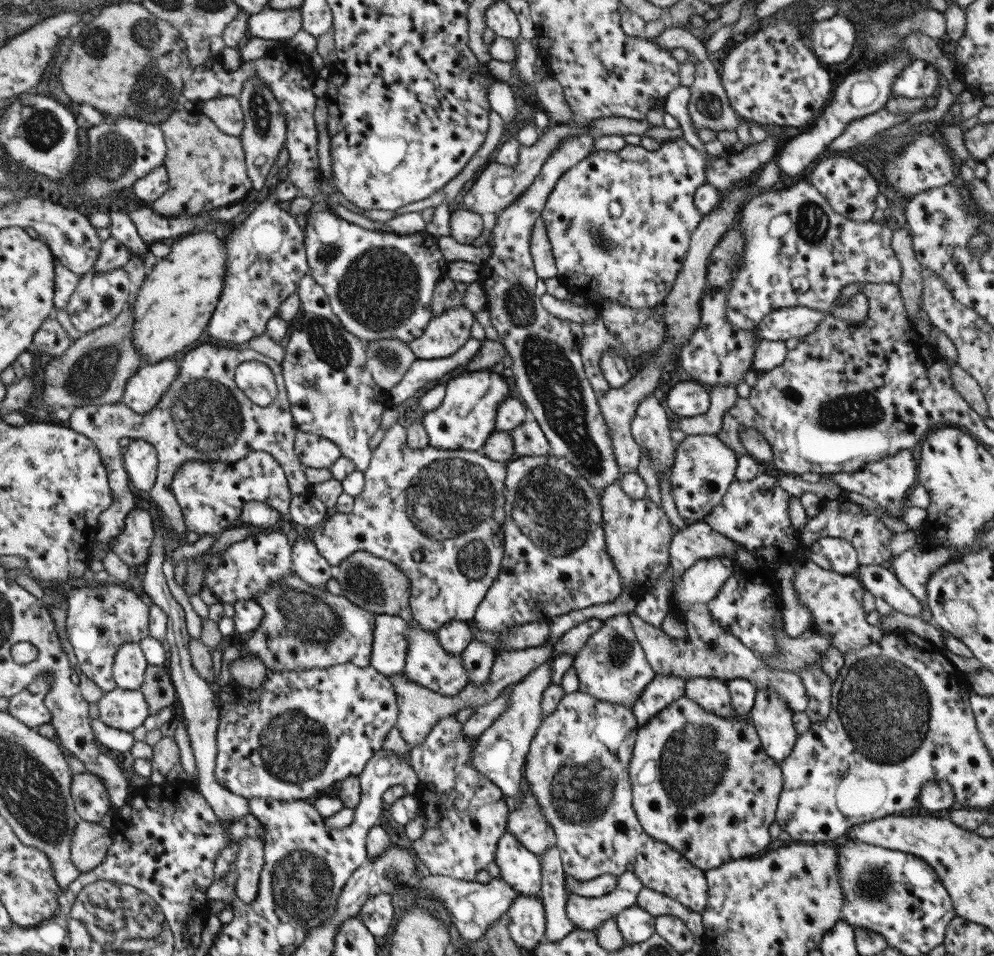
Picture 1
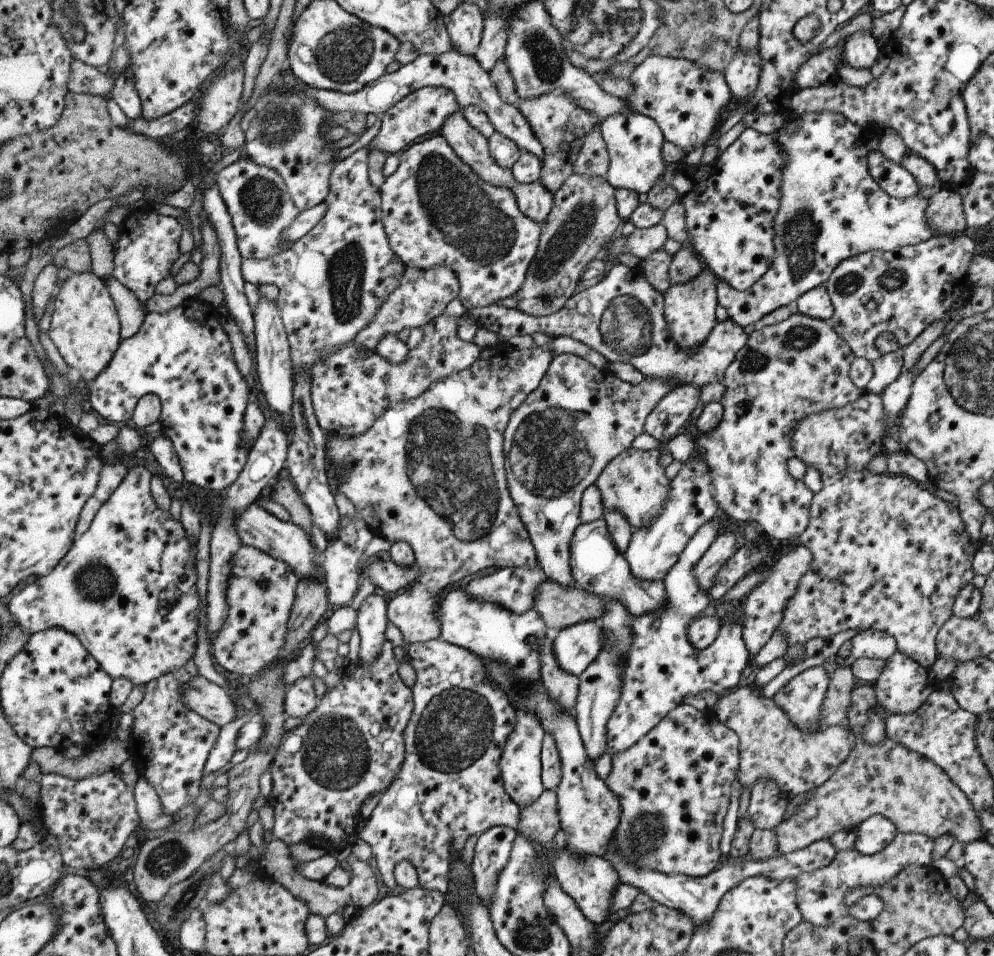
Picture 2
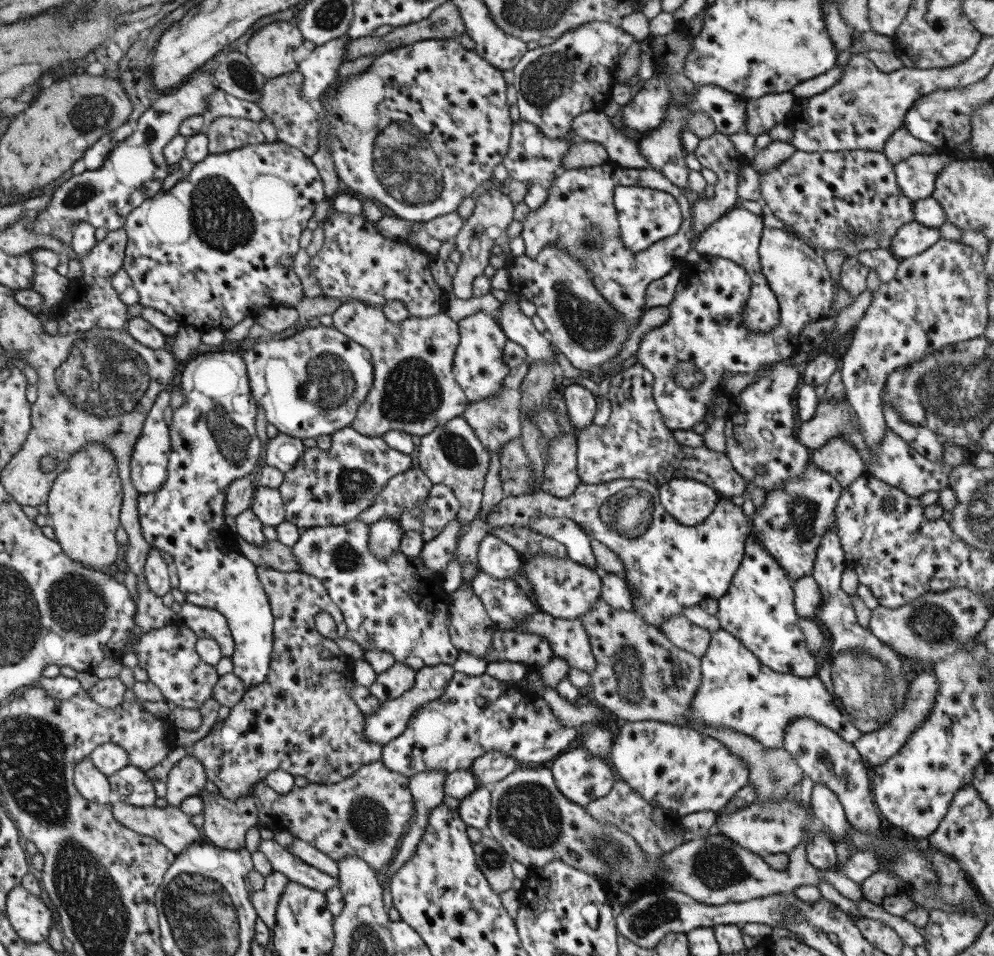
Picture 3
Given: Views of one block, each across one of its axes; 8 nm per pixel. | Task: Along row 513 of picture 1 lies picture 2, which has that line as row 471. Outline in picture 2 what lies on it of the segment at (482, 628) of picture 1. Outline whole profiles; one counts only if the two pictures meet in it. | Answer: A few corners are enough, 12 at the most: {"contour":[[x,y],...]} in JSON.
{"contour":[[552,358],[502,433],[506,486],[548,580],[583,490],[677,384]]}

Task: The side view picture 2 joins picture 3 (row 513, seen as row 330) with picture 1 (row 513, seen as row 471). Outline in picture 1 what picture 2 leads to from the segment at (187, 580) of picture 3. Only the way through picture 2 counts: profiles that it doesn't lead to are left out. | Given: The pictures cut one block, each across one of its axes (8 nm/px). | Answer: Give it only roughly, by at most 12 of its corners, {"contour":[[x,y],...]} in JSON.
{"contour":[[263,451],[183,461],[170,493],[184,526],[217,538],[246,503],[280,515],[292,498]]}

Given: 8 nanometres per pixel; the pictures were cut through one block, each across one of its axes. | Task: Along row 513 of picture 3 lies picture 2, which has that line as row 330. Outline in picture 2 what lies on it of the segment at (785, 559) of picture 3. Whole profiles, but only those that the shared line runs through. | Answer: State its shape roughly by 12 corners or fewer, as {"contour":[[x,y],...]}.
{"contour":[[829,321],[753,330],[696,448],[719,512],[805,531],[799,419],[854,402]]}

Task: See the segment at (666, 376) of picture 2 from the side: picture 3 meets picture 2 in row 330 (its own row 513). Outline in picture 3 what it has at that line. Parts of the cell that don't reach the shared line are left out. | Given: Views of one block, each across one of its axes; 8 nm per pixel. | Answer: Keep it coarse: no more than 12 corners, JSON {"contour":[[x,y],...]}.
{"contour":[[639,479],[504,497],[487,530],[570,519],[623,562],[659,630],[723,596],[750,526],[719,497],[683,526]]}

